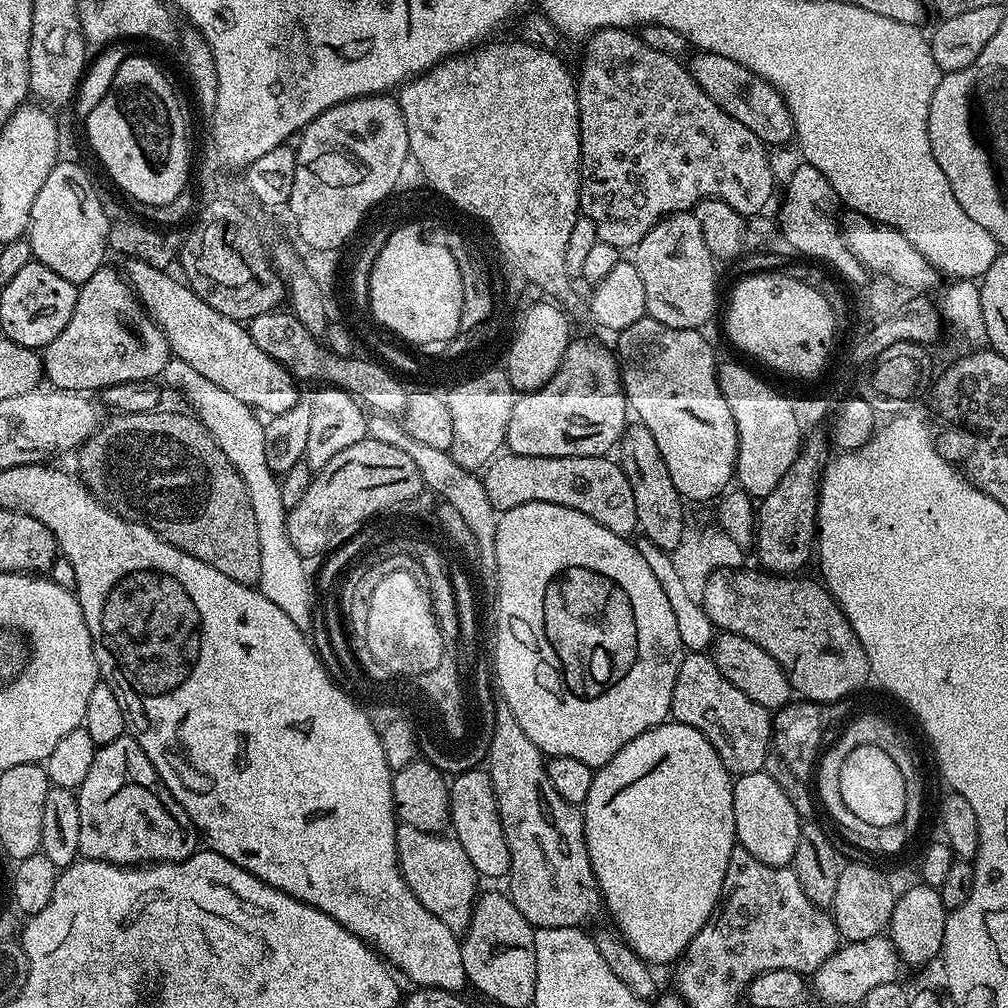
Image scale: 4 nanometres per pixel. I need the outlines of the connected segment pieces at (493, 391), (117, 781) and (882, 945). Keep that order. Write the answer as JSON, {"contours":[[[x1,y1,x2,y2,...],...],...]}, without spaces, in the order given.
{"contours":[[[498,371,495,375,484,376,484,379,472,380,471,384,464,387,452,384,448,388,449,392,446,392,450,422,454,422,456,435,454,457,458,466,464,467,468,472,476,474,487,469,505,447,510,414,516,401,516,397,509,395,507,380,507,371]],[[131,734,119,736,114,738,114,742,101,744,97,747,94,754,94,763,90,765,90,770,86,773,86,782,82,782,82,786,76,792,76,801,78,802,78,818,82,821,82,831,78,833,78,846,80,847,80,856,83,859,101,860,107,864,121,866,151,866,154,864,182,862,186,858,193,856,198,850,198,833,192,824,192,819,186,814,186,810,182,810,182,806,176,801,174,794,170,794,170,790,162,782,158,770,150,762,150,758,146,758,146,750,142,750,142,746,138,746,138,742]],[[881,934,874,938,849,941,841,945,834,955,831,955,812,974,810,984,813,993,819,995,828,1004,859,1005,866,994,876,986,895,983,900,968,902,969,902,962,894,951,891,940]]]}

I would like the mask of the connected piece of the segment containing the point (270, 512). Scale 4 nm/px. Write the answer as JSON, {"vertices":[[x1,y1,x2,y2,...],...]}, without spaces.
{"vertices":[[169,359,162,373,162,380,172,388,185,388,196,399,195,415,205,430,216,439,222,454,230,458,234,470,238,470,246,486,246,494,250,494,254,522,258,522,258,546,262,550,262,574,258,590,266,598,270,598,270,602,274,602,274,606,278,606,278,610,282,610,282,614,286,614,286,618,290,618,294,626,311,629,312,607,315,604,317,607,318,598,316,602,316,592,312,589,312,580,304,565,307,564,305,557,290,542,288,514,282,506,280,480,266,462,266,442,261,417,253,408,246,406,246,402,241,402,239,398,234,398,234,394,222,390,222,386,214,386,210,378,202,378,202,374,198,374,198,370,194,370,194,366,187,362]]}

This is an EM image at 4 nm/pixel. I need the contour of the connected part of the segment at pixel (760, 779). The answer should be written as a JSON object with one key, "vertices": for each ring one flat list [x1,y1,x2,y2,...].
{"vertices":[[762,771,736,776,732,785,732,793,734,794,734,826,739,847,750,850,750,854,754,854,754,858,758,858,758,862,766,862,766,866,789,867,798,850,798,834,802,819,795,812,789,799,786,798,782,786,778,786,770,774]]}

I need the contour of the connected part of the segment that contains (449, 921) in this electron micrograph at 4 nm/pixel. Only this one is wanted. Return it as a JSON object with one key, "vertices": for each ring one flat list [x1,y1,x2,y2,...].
{"vertices":[[400,824,397,827,396,849,400,872,406,886,410,886,414,898,418,898,418,902,422,902,422,906,430,910,430,914,434,914,438,922,442,922,442,926,457,934,467,932,476,905,478,877,474,862,470,862,466,850,462,850,455,838,418,830,409,824]]}

